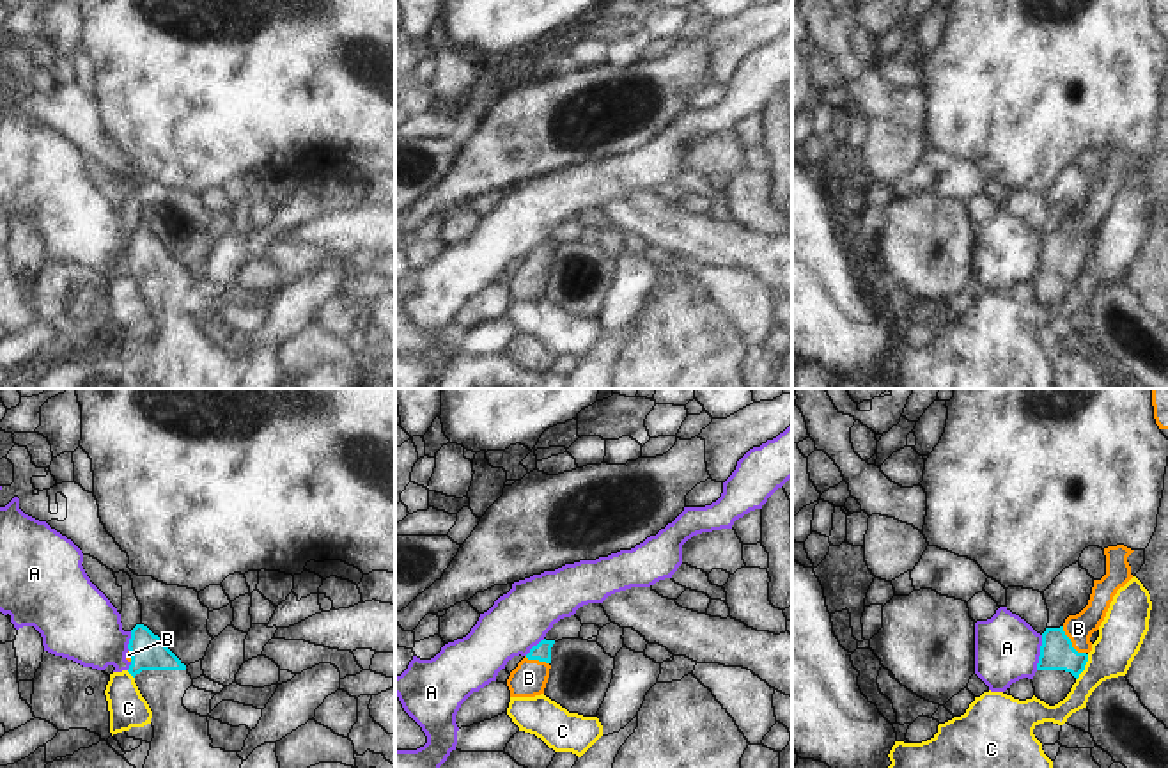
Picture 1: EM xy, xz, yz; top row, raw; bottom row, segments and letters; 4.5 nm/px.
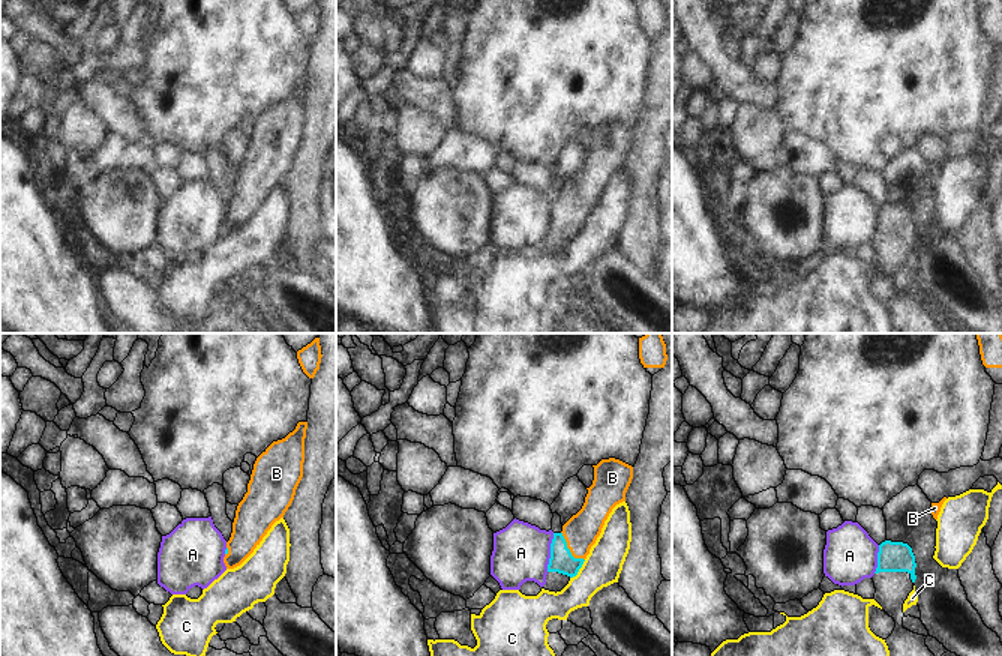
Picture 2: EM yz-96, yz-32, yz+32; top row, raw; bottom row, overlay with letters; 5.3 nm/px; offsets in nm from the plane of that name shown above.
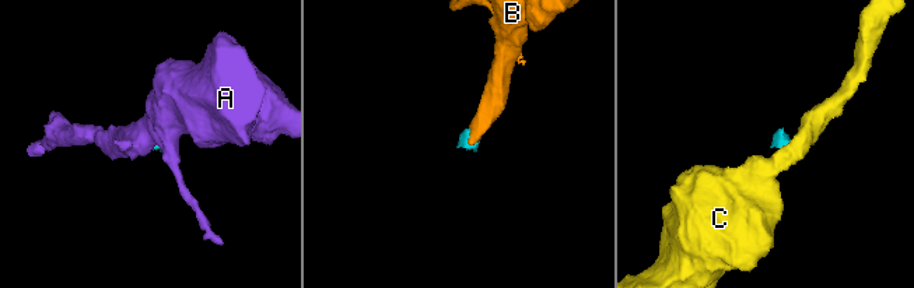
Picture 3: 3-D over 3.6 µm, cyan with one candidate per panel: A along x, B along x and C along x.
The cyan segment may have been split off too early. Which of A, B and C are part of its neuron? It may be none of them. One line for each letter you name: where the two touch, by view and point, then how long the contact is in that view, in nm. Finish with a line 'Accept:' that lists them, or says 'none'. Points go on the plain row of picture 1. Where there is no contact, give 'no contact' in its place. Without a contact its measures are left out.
B: contact yz (1071, 245); length 170 nm
Accept: B

